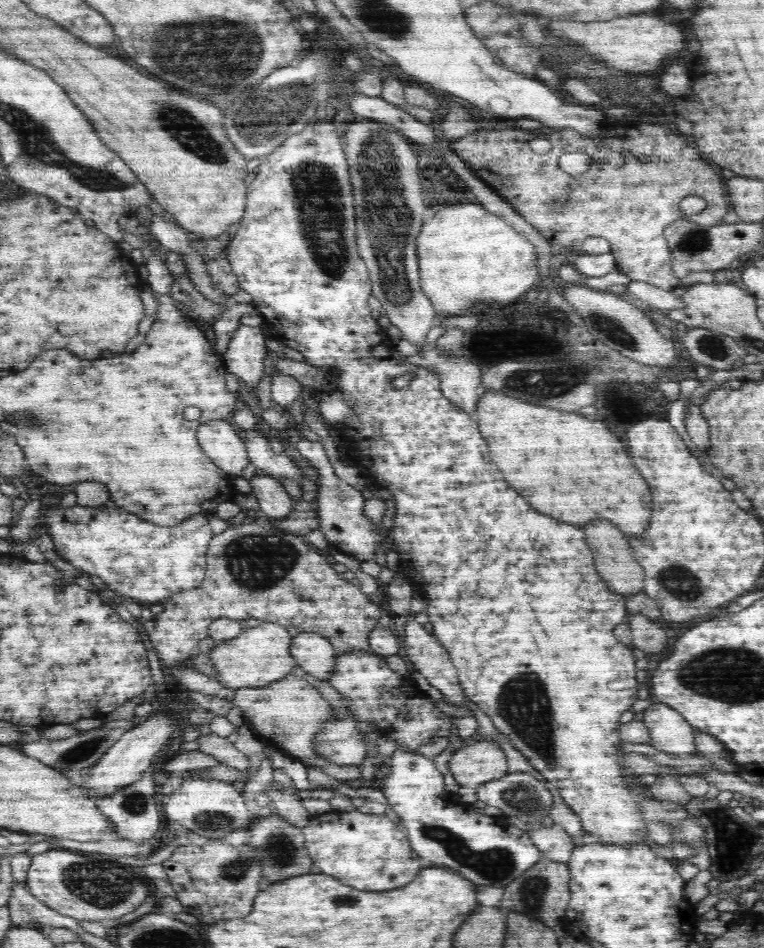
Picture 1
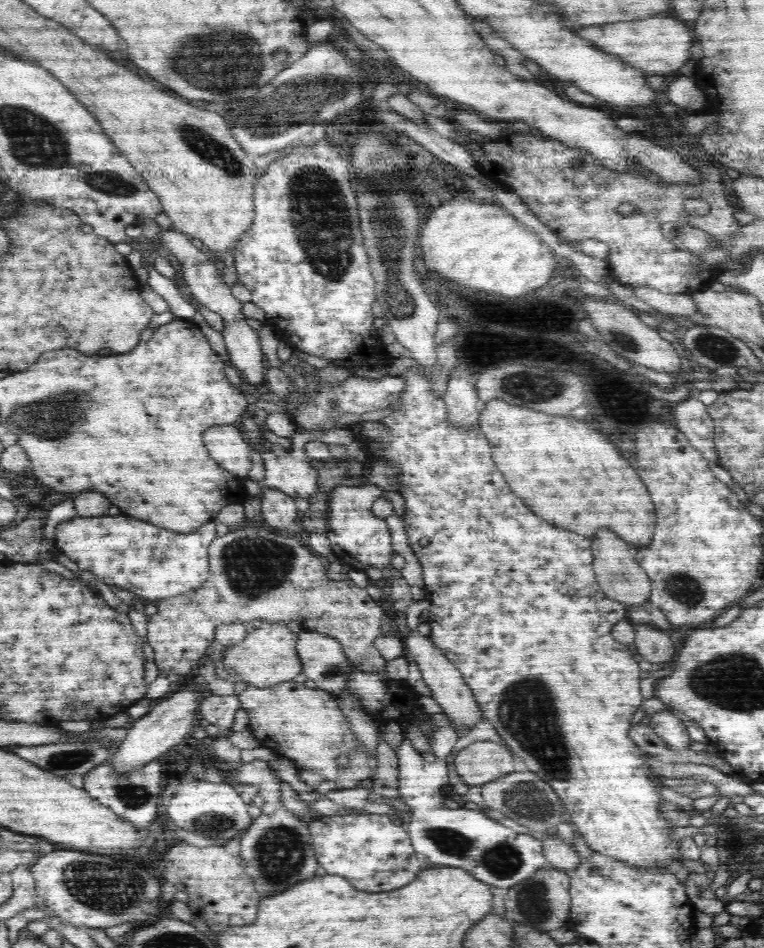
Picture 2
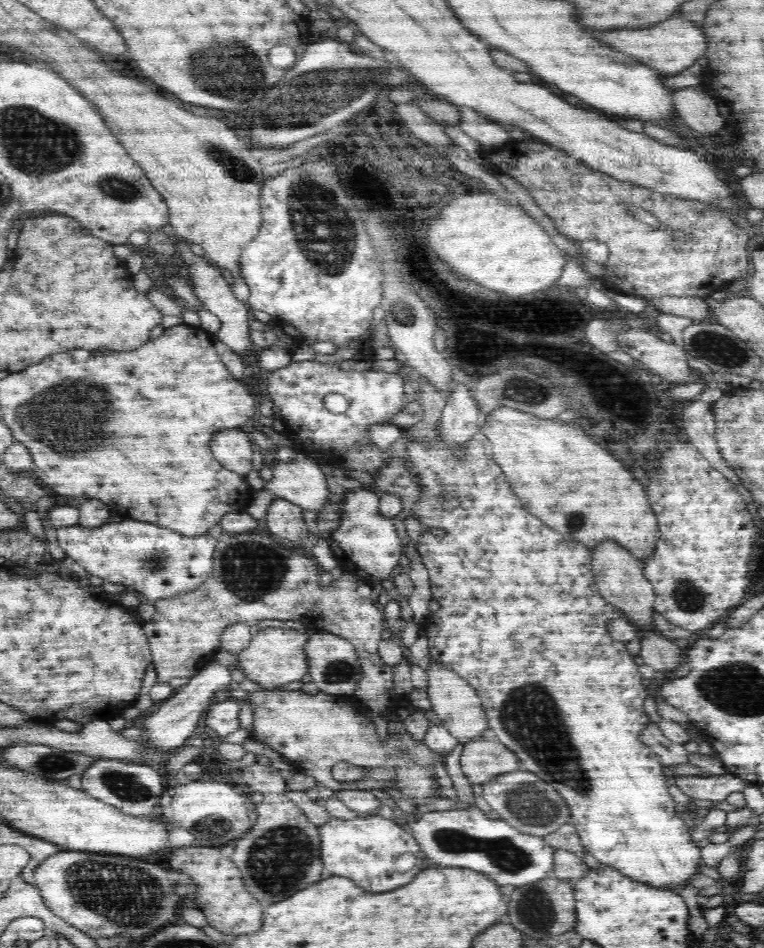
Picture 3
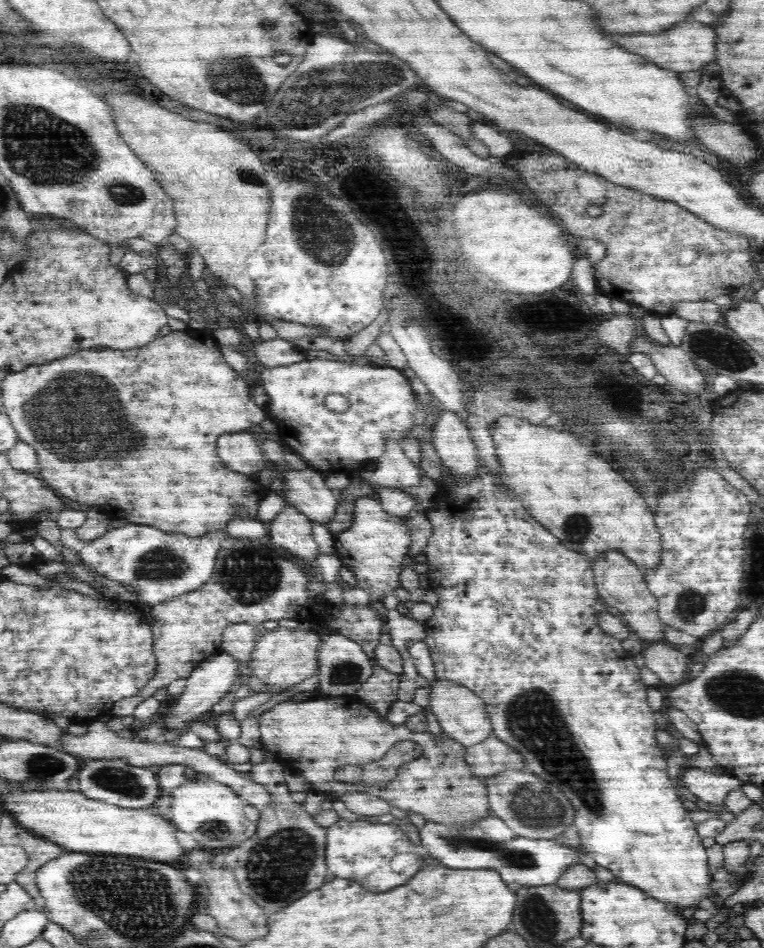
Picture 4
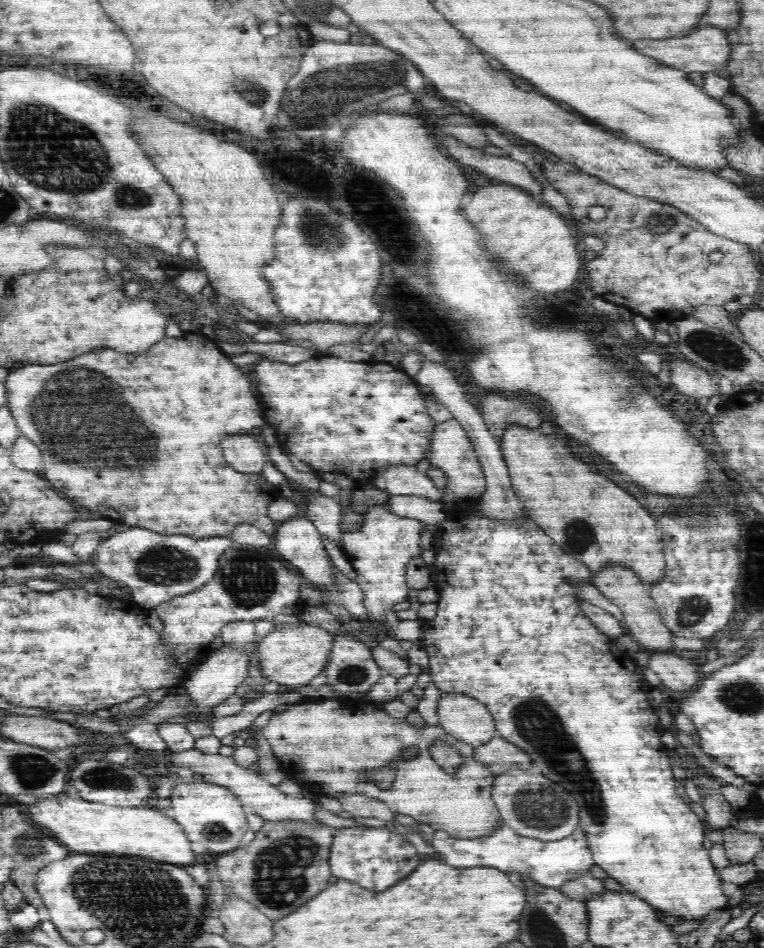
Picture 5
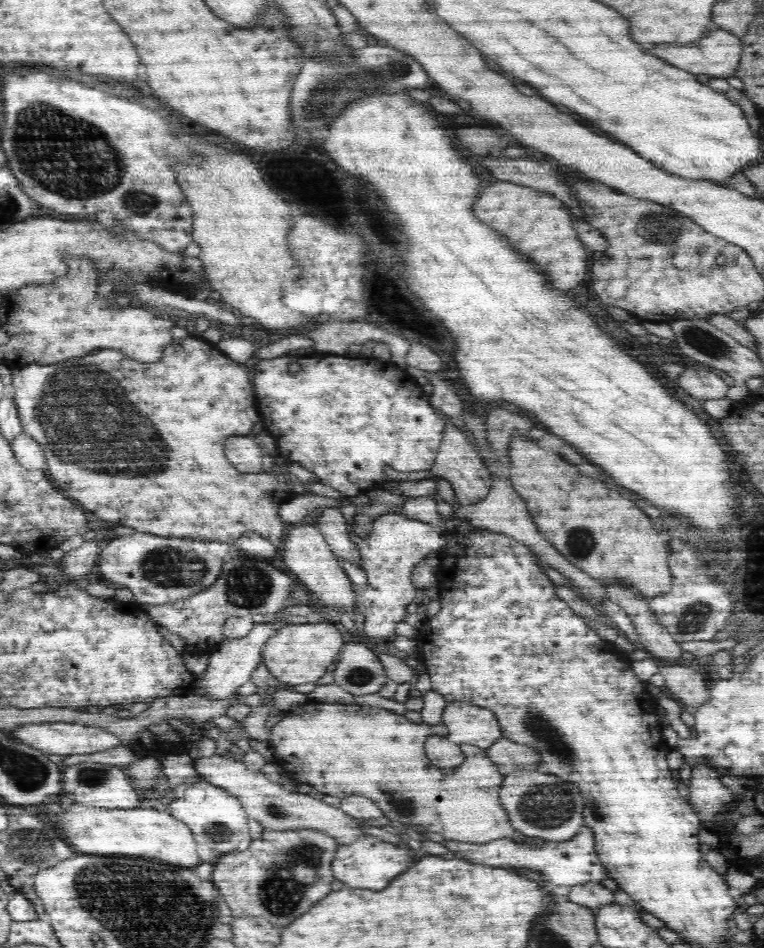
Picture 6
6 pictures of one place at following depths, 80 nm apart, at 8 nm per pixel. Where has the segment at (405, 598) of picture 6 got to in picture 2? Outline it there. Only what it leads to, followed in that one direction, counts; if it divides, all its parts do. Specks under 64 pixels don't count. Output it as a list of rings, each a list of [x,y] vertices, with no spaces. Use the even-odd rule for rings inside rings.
[[[367,483],[347,487],[336,486],[330,494],[330,508],[328,508],[329,528],[326,536],[332,552],[340,562],[344,562],[351,569],[365,571],[367,568],[390,568],[394,548],[392,548],[392,534],[383,518],[372,513],[372,504],[382,496],[379,486]]]

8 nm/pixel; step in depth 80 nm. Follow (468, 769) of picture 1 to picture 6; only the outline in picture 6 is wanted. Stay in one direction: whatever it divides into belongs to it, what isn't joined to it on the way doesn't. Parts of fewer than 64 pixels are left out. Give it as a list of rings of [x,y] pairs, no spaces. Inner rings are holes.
[[[506,738],[498,740],[484,753],[503,775],[516,770],[536,771],[540,763],[539,755],[530,746],[517,744]]]

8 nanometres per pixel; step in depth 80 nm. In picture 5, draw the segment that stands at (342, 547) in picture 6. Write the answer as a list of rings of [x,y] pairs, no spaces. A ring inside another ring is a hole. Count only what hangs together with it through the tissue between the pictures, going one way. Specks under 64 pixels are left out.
[[[304,490],[307,504],[307,519],[319,530],[322,538],[341,548],[342,507],[337,498],[318,495],[318,491]]]

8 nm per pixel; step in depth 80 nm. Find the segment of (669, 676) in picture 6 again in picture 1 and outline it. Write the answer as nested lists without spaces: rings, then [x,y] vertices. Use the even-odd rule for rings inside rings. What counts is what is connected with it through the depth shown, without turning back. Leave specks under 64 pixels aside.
[[[627,614],[625,622],[632,631],[633,645],[645,652],[647,657],[662,654],[662,650],[666,650],[670,638],[662,629],[662,622],[654,622],[643,614]]]

